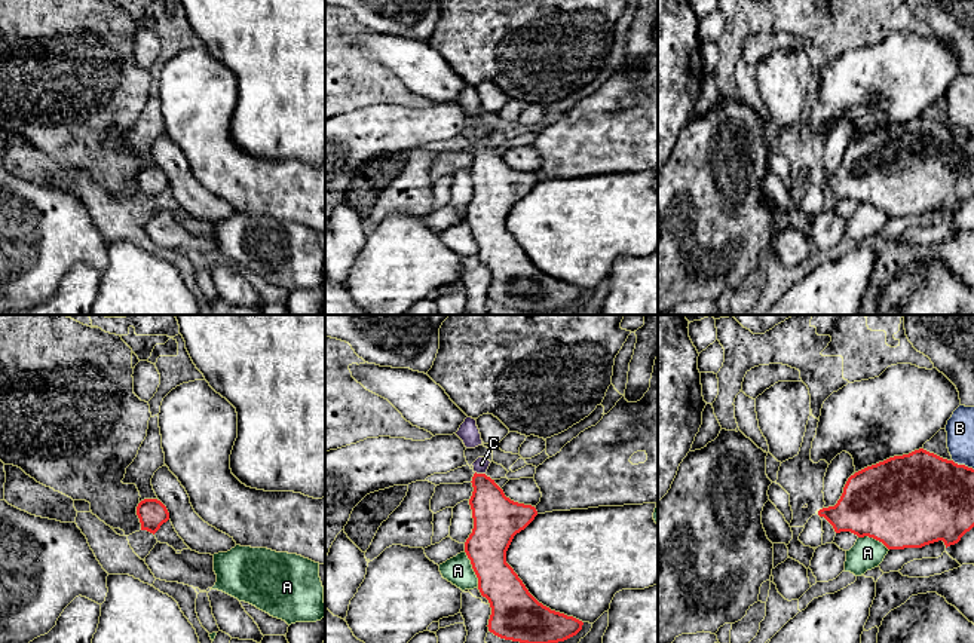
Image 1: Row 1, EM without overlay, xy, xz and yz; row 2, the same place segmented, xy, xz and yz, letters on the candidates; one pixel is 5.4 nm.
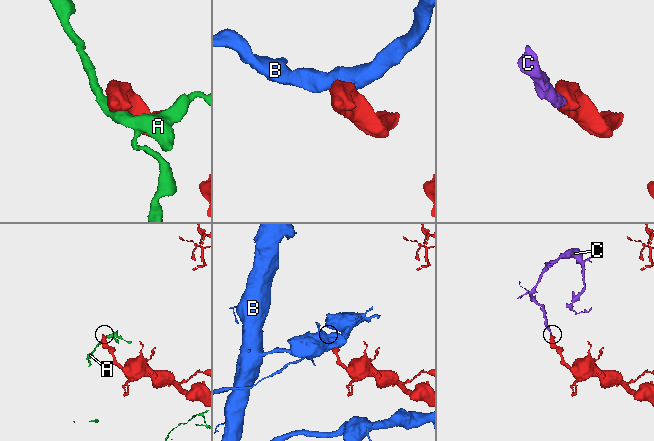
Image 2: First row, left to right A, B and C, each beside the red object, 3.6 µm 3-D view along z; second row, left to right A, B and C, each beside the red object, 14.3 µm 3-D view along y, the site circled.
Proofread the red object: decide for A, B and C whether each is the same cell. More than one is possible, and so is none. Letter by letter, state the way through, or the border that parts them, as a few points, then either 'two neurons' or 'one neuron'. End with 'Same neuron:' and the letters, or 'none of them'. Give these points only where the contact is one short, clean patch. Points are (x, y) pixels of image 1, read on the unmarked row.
A: two neurons
B: two neurons
C: runs through xz (496, 184), (487, 170), (480, 141), (481, 131); one neuron
Same neuron: C

